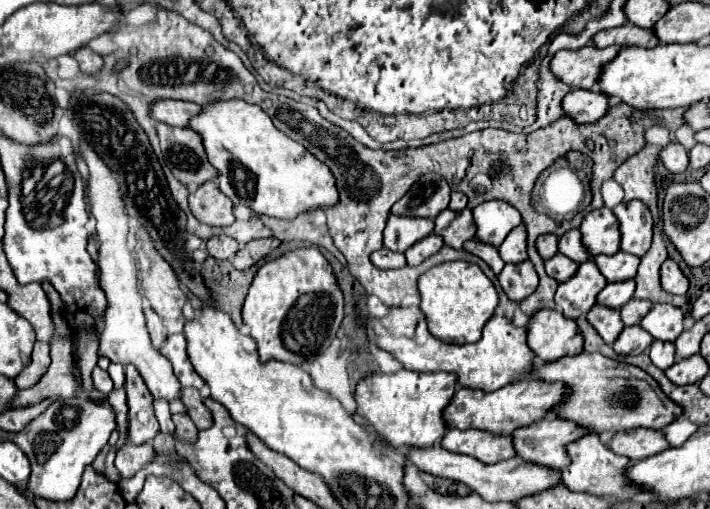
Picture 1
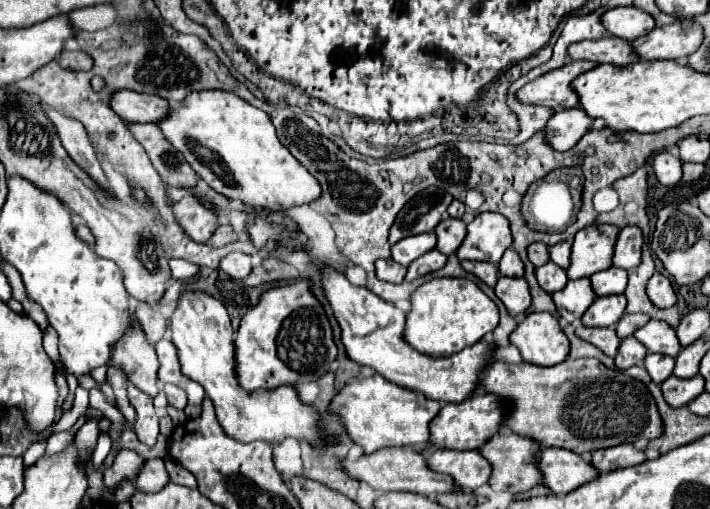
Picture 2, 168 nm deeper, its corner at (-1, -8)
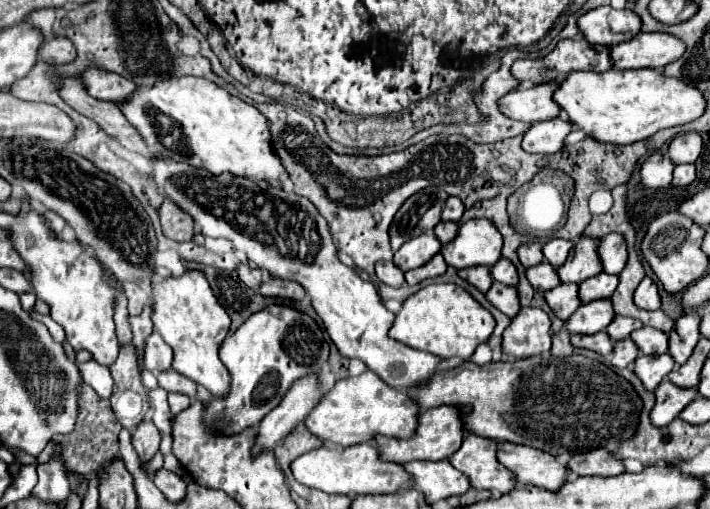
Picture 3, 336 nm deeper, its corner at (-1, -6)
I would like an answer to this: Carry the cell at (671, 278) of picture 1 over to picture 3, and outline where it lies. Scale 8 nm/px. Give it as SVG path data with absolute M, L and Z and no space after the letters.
M645 277L645 279L639 283L639 287L635 289L635 293L633 293L633 303L635 303L639 309L649 309L649 311L661 307L661 297L659 297L657 285L655 285L649 277Z

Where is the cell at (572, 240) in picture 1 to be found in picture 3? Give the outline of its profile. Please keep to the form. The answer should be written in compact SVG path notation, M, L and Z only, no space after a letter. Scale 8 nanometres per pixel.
M551 239L543 245L543 255L545 259L553 265L553 267L561 267L569 255L569 249L571 249L571 241L565 241L565 239Z

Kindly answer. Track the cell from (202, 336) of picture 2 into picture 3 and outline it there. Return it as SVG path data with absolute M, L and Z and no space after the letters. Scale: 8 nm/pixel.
M197 269L185 271L181 277L153 281L153 327L173 349L173 369L191 381L203 385L209 393L225 393L229 389L229 373L217 357L219 347L229 331L231 319L213 295L205 275Z

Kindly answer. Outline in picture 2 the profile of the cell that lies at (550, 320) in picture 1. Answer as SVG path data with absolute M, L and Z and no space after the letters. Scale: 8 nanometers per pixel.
M529 313L511 333L511 343L521 351L523 361L533 365L557 365L569 355L569 339L551 313Z

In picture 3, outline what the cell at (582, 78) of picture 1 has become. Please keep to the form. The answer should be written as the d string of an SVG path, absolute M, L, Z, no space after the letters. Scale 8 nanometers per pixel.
M537 85L533 89L515 89L499 99L499 111L515 121L537 123L559 117L561 109L551 99L557 85Z

